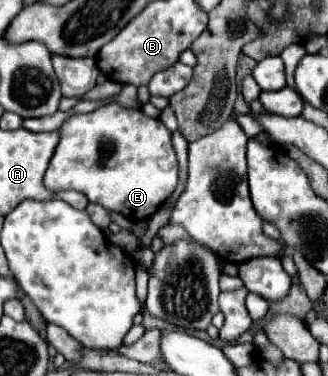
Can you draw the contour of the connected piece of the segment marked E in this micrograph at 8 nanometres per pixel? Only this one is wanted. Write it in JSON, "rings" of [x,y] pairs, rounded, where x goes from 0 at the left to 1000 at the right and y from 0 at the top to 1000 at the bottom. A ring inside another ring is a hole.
{"rings":[[[332,274],[277,301],[216,306],[180,354],[186,375],[137,455],[149,508],[247,508],[277,540],[326,561],[357,561],[399,588],[442,588],[540,497],[540,418],[521,354],[485,316],[436,306],[430,290]]]}

